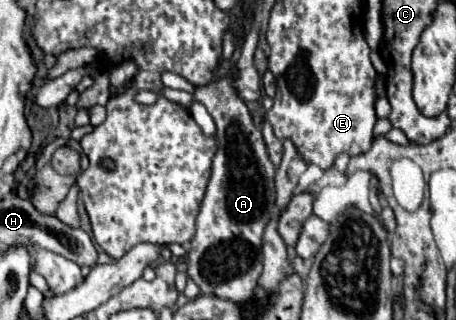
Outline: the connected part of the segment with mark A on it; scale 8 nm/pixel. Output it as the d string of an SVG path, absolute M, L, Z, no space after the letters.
M229 78L211 82L207 86L197 86L193 98L207 108L217 124L217 154L213 158L211 180L201 204L201 212L197 216L197 232L189 242L187 274L201 288L203 294L215 294L239 304L253 296L253 288L257 286L261 274L261 236L267 222L271 220L271 210L275 208L275 166L269 160L261 130L253 126L251 114L245 102L231 88Z

